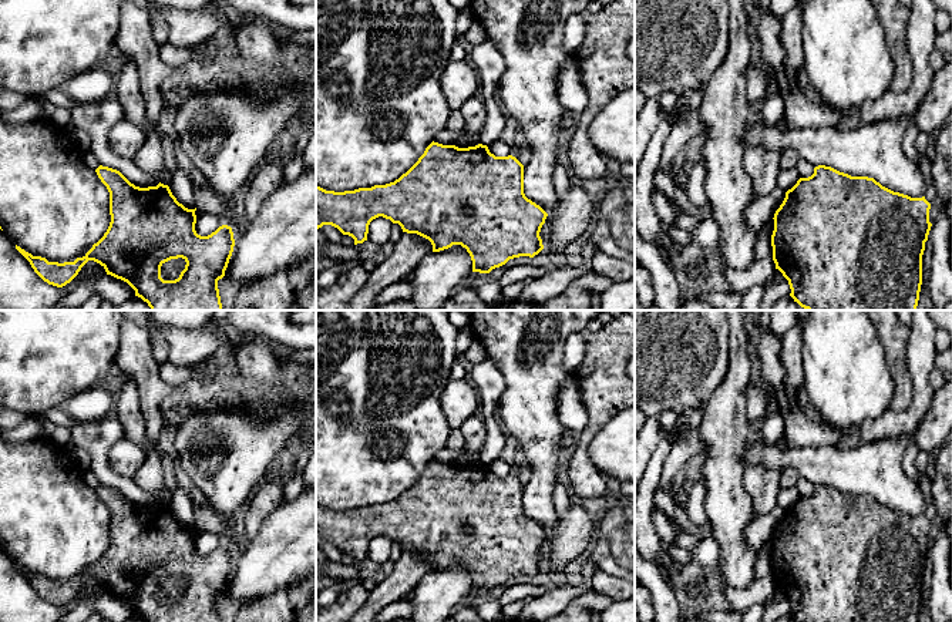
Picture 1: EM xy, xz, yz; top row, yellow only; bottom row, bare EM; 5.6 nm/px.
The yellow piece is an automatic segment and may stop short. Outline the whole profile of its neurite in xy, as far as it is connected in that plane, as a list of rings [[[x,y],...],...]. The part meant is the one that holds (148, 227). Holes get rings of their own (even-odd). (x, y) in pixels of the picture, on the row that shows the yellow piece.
[[[102,165],[95,172],[110,192],[111,222],[107,232],[83,258],[64,263],[33,256],[16,245],[34,272],[48,285],[63,288],[88,260],[94,260],[107,275],[127,282],[151,310],[222,310],[218,280],[225,276],[233,252],[232,228],[222,225],[211,235],[201,236],[195,231],[196,208],[188,209],[179,204],[168,185],[159,182],[157,186],[139,188],[120,171]],[[178,258],[186,262],[185,269],[178,279],[164,280],[161,266]]]

